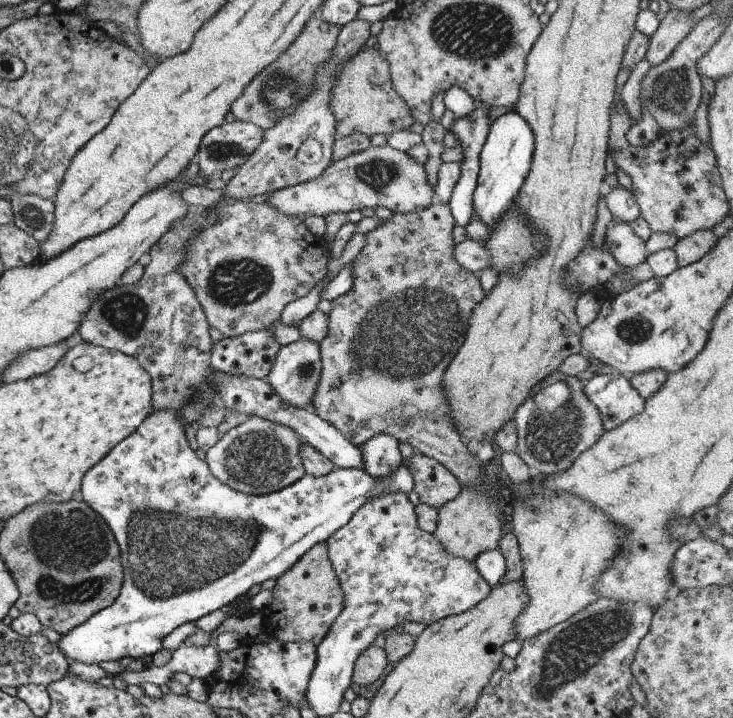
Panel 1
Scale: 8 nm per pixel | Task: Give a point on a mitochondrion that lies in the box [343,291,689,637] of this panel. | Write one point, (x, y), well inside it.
(553, 431)

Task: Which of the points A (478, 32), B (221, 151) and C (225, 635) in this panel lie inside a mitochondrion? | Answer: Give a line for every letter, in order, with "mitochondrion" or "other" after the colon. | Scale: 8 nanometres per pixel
A: mitochondrion
B: mitochondrion
C: other

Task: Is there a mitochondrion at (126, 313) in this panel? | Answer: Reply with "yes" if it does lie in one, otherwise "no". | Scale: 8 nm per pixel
yes

